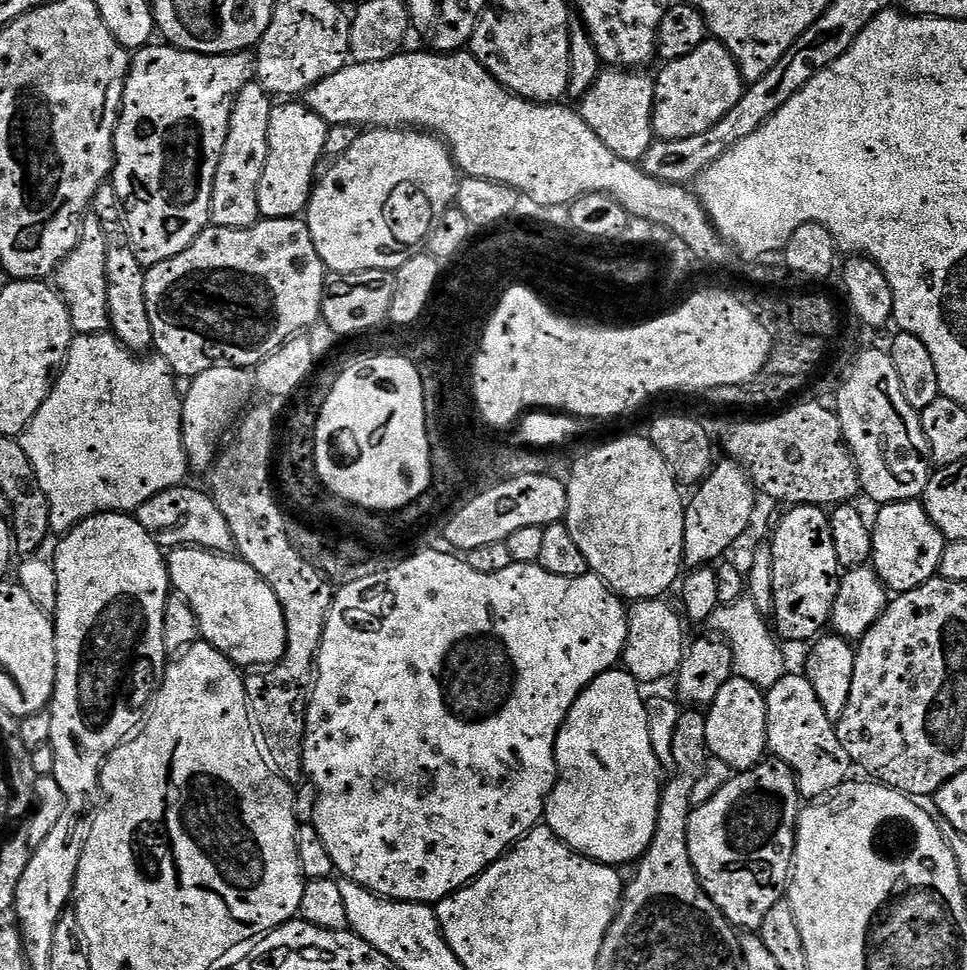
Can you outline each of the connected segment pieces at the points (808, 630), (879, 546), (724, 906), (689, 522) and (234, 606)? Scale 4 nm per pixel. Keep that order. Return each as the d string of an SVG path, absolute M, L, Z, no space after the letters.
M801 504L787 509L776 533L770 536L773 548L774 628L779 639L817 639L829 627L834 598L840 589L842 569L838 554L834 554L834 534L830 534L829 513L814 504Z
M903 500L893 504L885 504L879 509L880 512L874 516L872 524L872 558L871 567L876 569L878 578L884 583L889 593L899 594L909 592L918 586L922 586L927 580L937 579L942 562L942 550L945 546L944 535L930 522L923 503L920 500Z
M765 758L760 763L755 764L753 768L747 768L744 772L736 772L726 782L726 786L722 786L722 790L718 790L718 794L714 794L714 798L710 798L710 802L693 807L690 814L690 822L688 823L690 862L694 866L700 883L703 884L706 894L712 899L714 906L718 906L718 910L722 915L731 922L733 928L737 930L760 929L762 921L766 919L766 913L778 901L785 899L788 882L792 875L792 856L796 852L796 823L800 820L801 811L802 797L800 787L796 785L796 774L786 762L775 758Z
M724 458L721 464L719 461L693 492L696 493L689 495L684 505L683 567L688 570L712 566L724 558L731 544L745 537L747 528L753 527L752 515L758 501L758 489L731 458Z
M193 546L173 548L167 553L166 559L171 587L181 592L186 602L190 602L190 606L194 606L203 643L214 646L223 656L227 656L233 664L244 670L271 666L284 657L288 635L282 606L278 598L274 598L274 590L270 590L265 580L244 560L232 554L221 555Z

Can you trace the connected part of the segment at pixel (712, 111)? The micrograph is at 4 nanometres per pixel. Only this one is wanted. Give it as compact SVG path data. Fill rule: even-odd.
M711 38L705 39L698 50L686 54L686 58L669 60L663 67L654 76L656 93L652 111L652 131L661 140L694 138L694 134L710 130L714 122L734 110L746 87L740 67L734 62L730 50Z

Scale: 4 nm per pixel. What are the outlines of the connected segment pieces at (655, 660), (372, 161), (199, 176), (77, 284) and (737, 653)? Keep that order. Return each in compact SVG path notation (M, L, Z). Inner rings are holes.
M667 599L637 600L628 608L628 637L622 657L623 667L641 685L656 684L675 677L686 651L681 613L667 604Z
M403 128L361 131L358 142L354 142L338 162L334 162L326 175L315 181L306 209L306 223L310 238L314 238L314 250L318 250L318 258L322 258L329 273L358 270L392 272L421 251L436 219L453 207L457 187L456 161L439 136L424 130Z
M164 42L156 43L149 43L131 57L128 77L124 80L124 93L118 101L116 129L112 132L116 162L112 165L110 186L114 190L118 190L118 198L124 207L124 220L128 224L128 233L130 234L130 242L134 246L134 254L138 254L138 262L142 262L145 270L153 268L158 262L166 262L166 258L174 258L174 254L182 254L182 250L190 247L194 238L198 238L198 234L209 227L212 214L212 183L214 182L214 174L218 170L218 162L222 158L222 150L226 146L232 104L236 101L236 96L242 90L242 86L248 84L254 76L254 60L251 55L207 56L197 52L187 52L181 48L173 48Z
M95 214L87 217L78 246L57 266L54 287L70 310L73 333L89 336L109 331L106 302L106 234L102 234L102 226Z
M745 594L738 602L721 605L716 608L711 618L715 631L726 639L734 654L733 673L742 680L757 685L761 690L772 688L788 674L786 658L780 647L767 617L754 604L750 596Z

